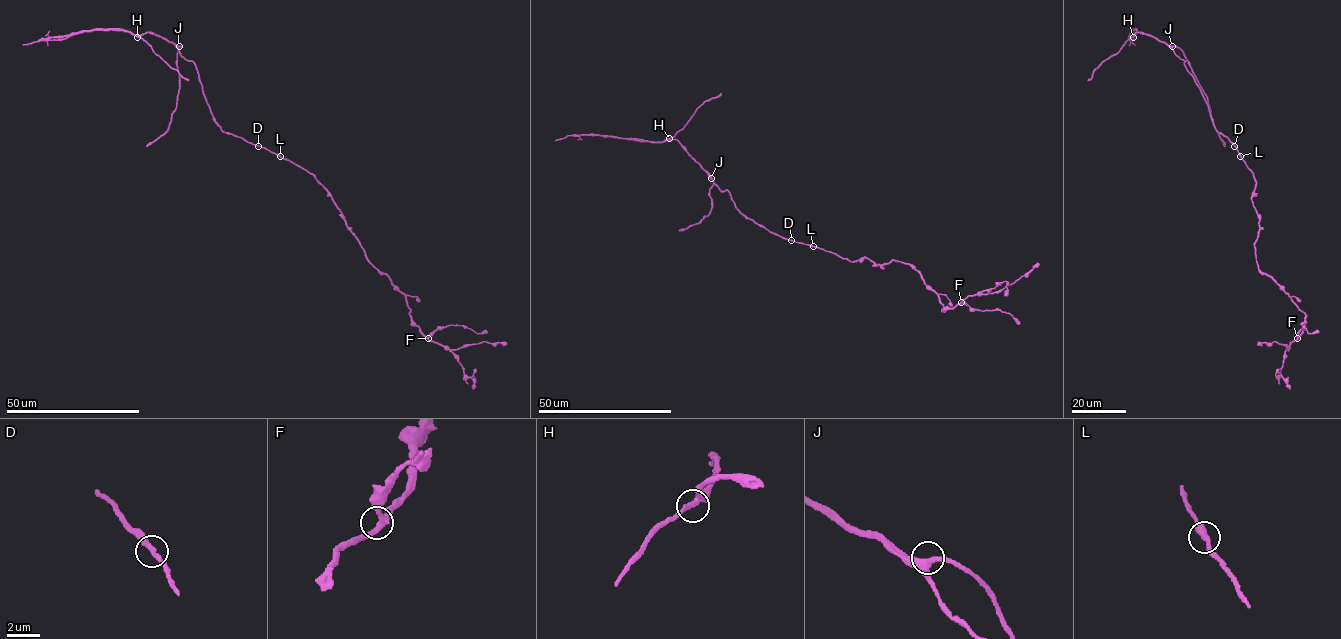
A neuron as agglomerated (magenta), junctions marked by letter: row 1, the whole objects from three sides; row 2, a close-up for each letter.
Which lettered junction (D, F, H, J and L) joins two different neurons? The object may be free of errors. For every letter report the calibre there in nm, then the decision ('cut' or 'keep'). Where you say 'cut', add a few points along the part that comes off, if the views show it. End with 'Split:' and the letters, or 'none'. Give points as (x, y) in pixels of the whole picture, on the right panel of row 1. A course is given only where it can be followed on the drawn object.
D: 200 nm thick; keep
F: 360 nm thick; keep
H: 320 nm thick; keep
J: 400 nm thick; keep
L: 360 nm thick; keep
Split: none

